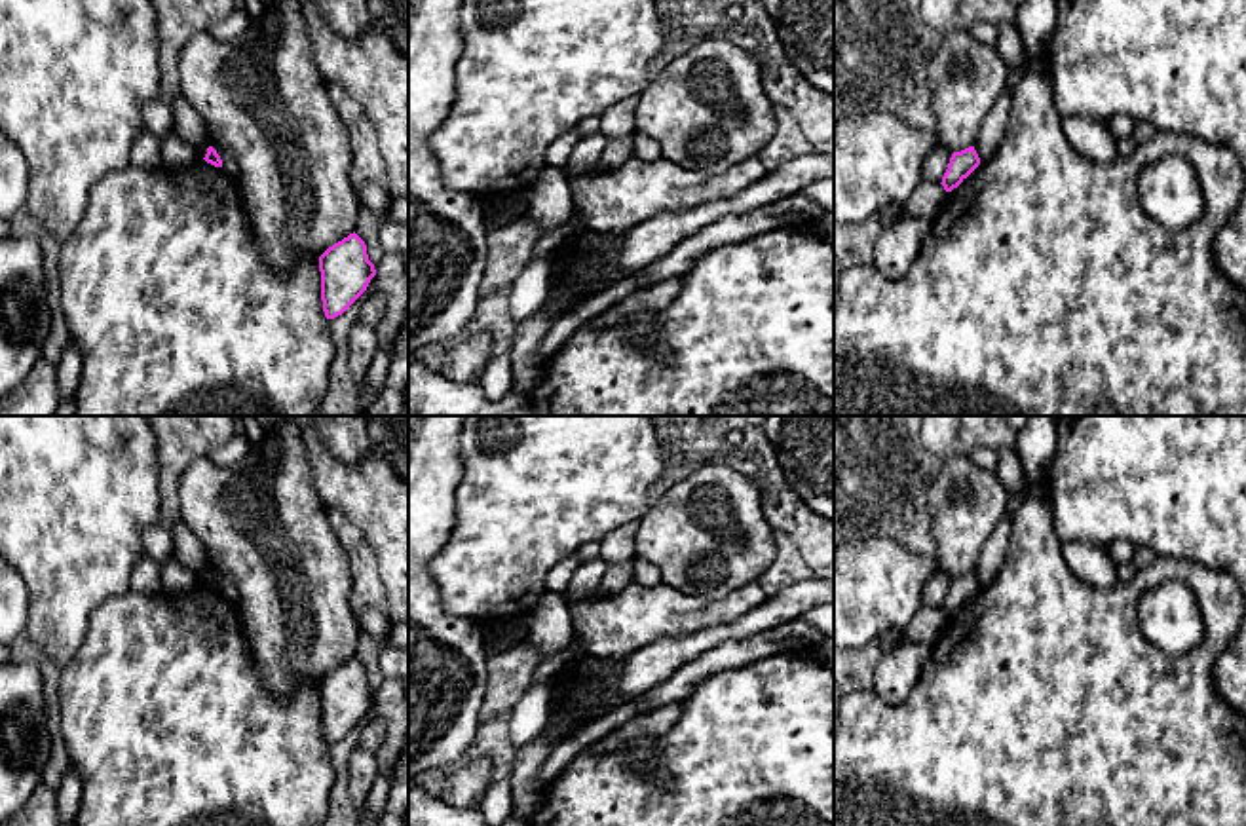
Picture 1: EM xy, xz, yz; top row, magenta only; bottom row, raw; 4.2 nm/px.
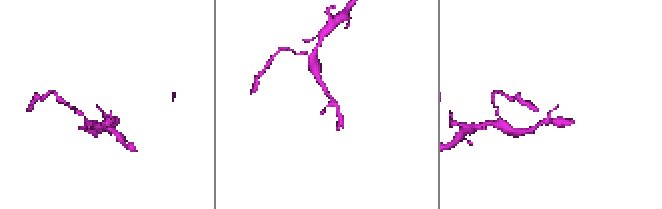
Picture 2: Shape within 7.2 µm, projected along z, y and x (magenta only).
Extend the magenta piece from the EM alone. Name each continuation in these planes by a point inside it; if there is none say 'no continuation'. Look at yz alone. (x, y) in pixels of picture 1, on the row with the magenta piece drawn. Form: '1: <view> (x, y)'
no continuation

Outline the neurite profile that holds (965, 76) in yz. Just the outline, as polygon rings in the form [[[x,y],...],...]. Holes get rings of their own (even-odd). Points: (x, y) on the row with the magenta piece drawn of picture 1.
[[[953,27],[931,53],[927,78],[934,146],[952,154],[974,146],[986,114],[1007,87],[1009,66],[995,44]]]

